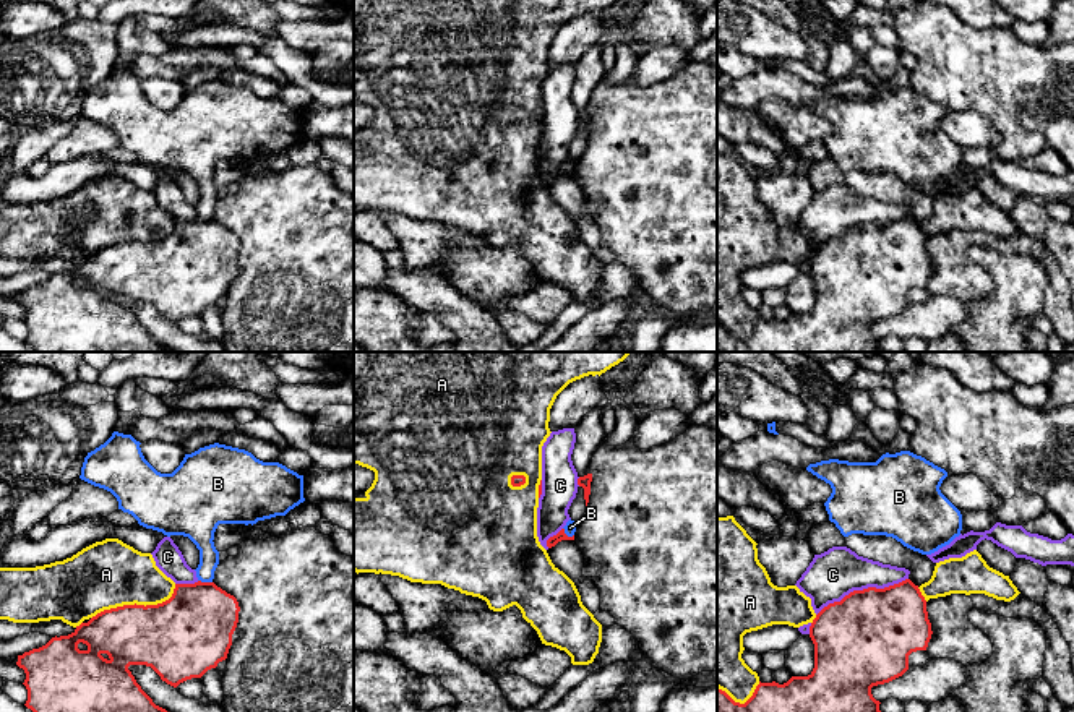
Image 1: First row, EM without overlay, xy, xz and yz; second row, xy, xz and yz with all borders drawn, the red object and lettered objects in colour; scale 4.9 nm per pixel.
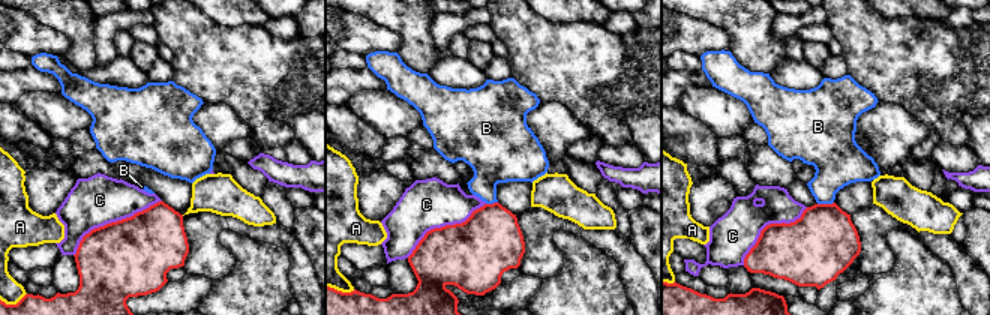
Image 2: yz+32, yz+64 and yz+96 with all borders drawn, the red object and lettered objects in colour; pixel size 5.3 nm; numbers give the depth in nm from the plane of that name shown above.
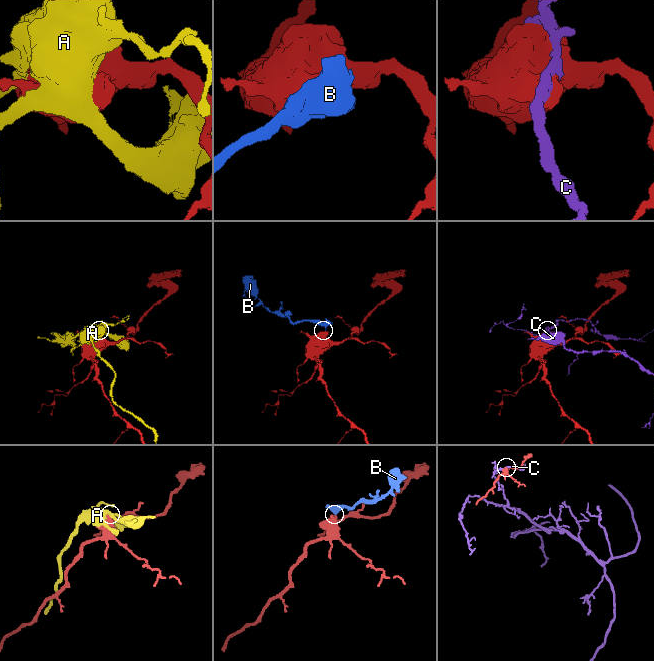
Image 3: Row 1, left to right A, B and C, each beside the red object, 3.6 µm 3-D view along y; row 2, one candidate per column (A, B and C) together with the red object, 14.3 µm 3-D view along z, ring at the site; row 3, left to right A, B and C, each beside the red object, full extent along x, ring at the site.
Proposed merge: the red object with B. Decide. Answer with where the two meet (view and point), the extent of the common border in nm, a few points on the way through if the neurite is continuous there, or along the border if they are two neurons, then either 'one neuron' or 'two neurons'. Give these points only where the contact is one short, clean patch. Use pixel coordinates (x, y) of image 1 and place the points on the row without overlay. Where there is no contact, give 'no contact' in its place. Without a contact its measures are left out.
contact xy (205, 219); length 70 nm; border xy (198, 216), (211, 219); two neurons

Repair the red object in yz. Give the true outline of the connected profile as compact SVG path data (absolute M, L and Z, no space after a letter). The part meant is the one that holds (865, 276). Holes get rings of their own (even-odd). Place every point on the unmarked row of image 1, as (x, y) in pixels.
M910 216L884 225L853 227L813 256L814 305L808 313L792 313L784 321L759 318L745 341L717 324L717 352L883 352L871 324L902 313L909 292L926 287L931 271L926 237Z

